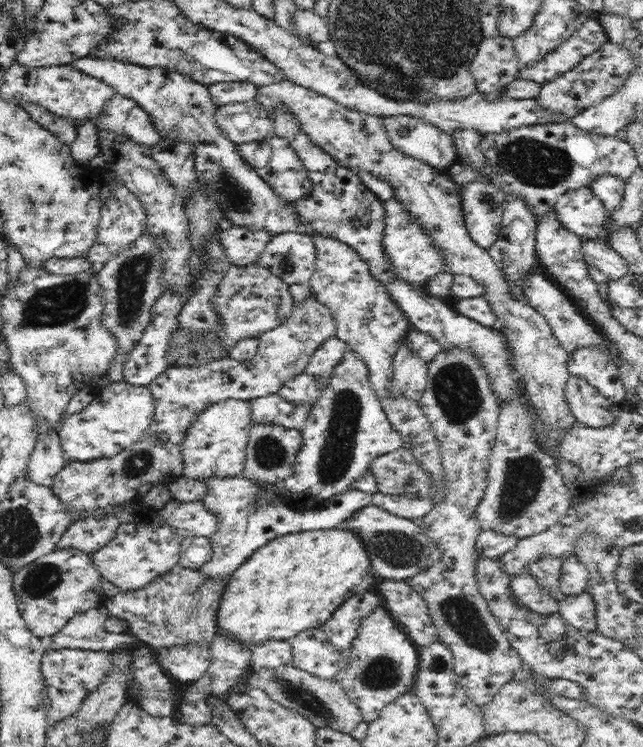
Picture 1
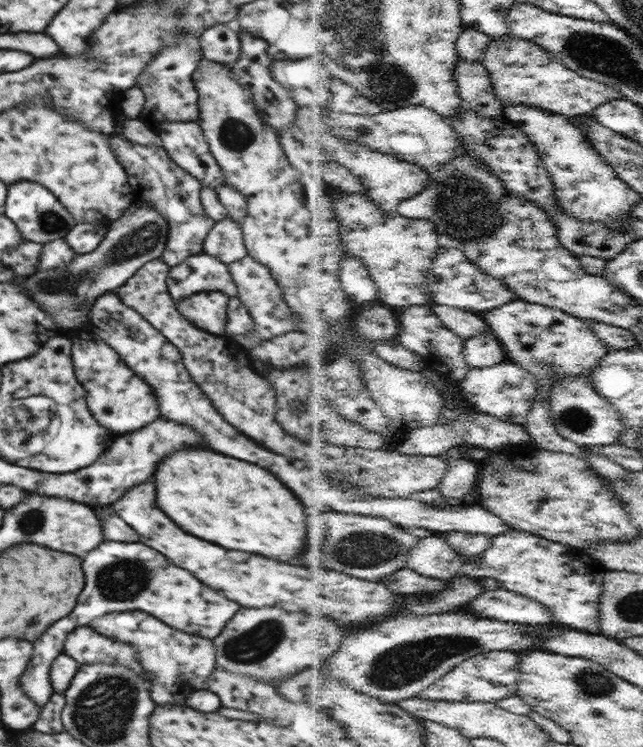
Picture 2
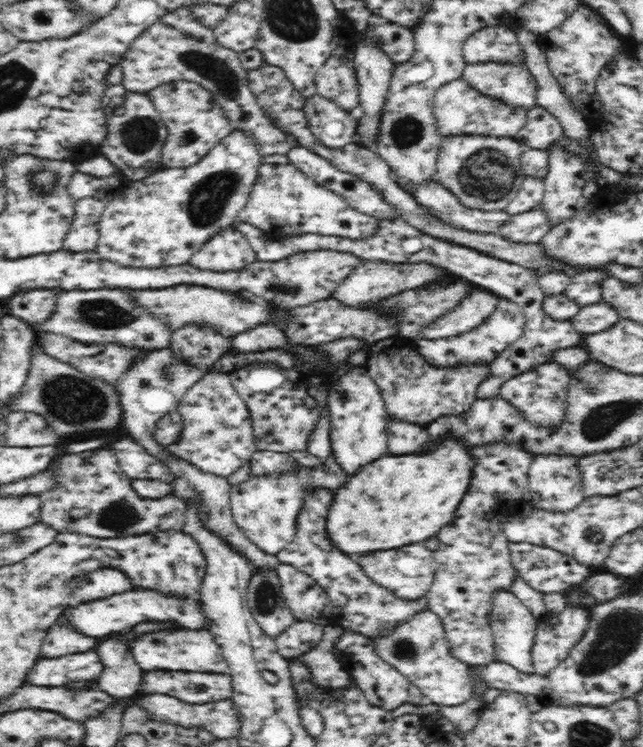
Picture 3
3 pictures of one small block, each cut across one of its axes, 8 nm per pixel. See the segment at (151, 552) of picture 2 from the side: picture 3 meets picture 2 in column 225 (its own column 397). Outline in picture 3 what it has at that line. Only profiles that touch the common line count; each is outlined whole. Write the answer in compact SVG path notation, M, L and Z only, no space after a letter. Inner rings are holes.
M314 488L304 498L302 510L297 519L294 540L286 548L275 555L280 563L294 565L312 577L326 594L330 596L331 608L336 612L336 624L362 634L370 639L380 639L387 636L387 629L396 629L400 624L412 619L416 612L428 610L428 599L402 600L394 596L390 590L372 582L364 570L352 560L352 556L344 554L336 546L332 546L326 532L326 516L334 502L334 492L326 492L325 488ZM346 614L346 616L342 616Z

